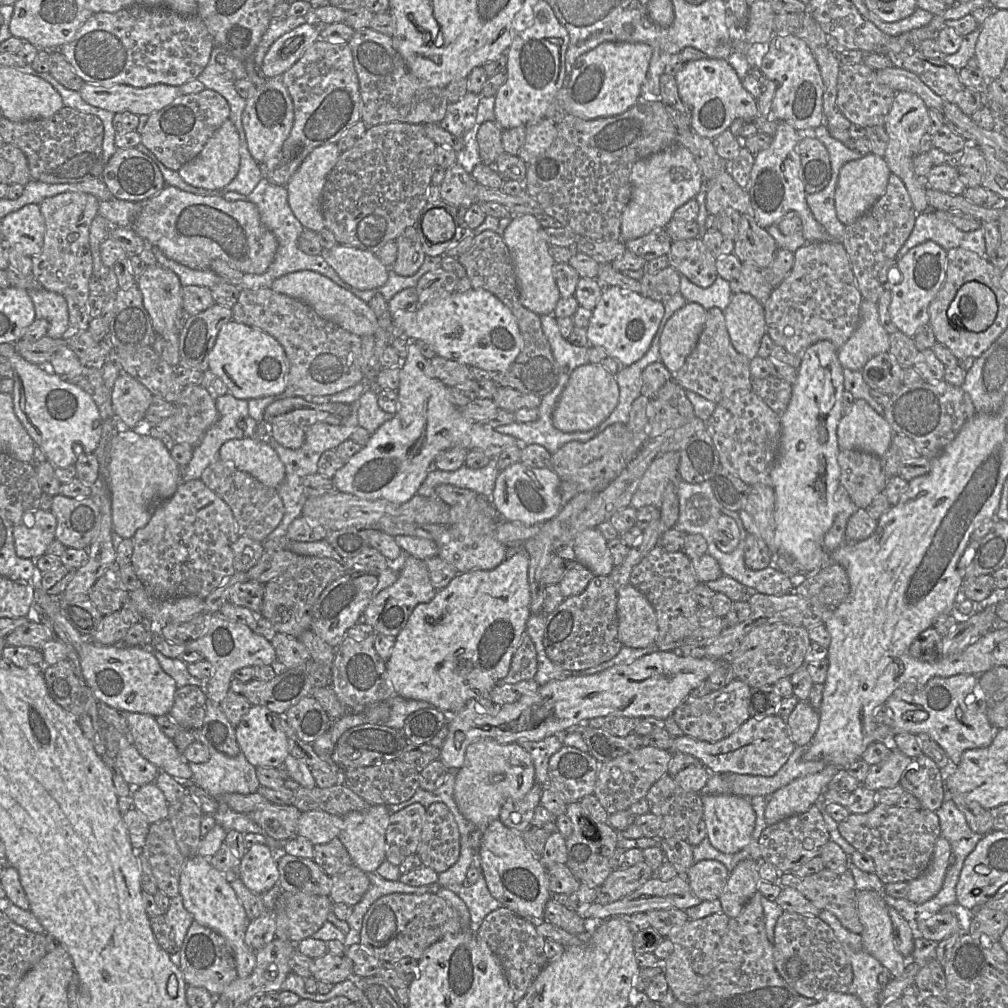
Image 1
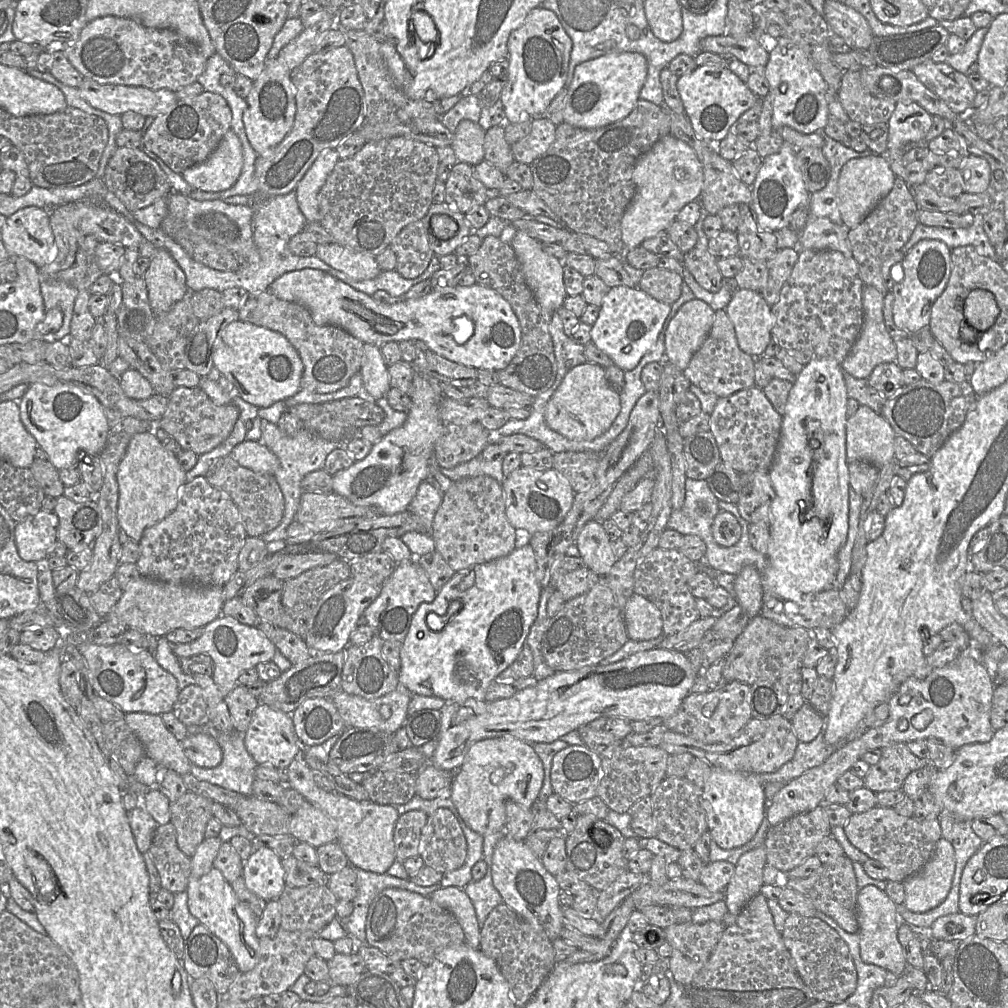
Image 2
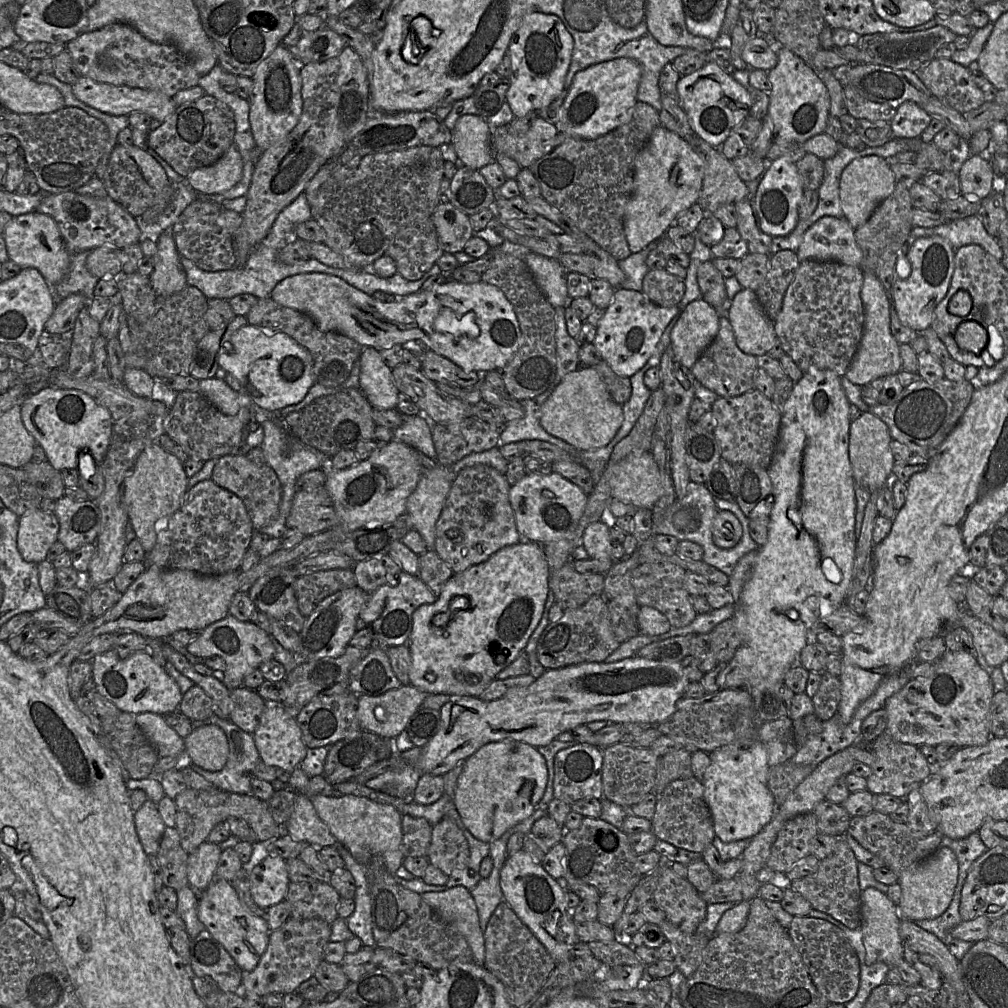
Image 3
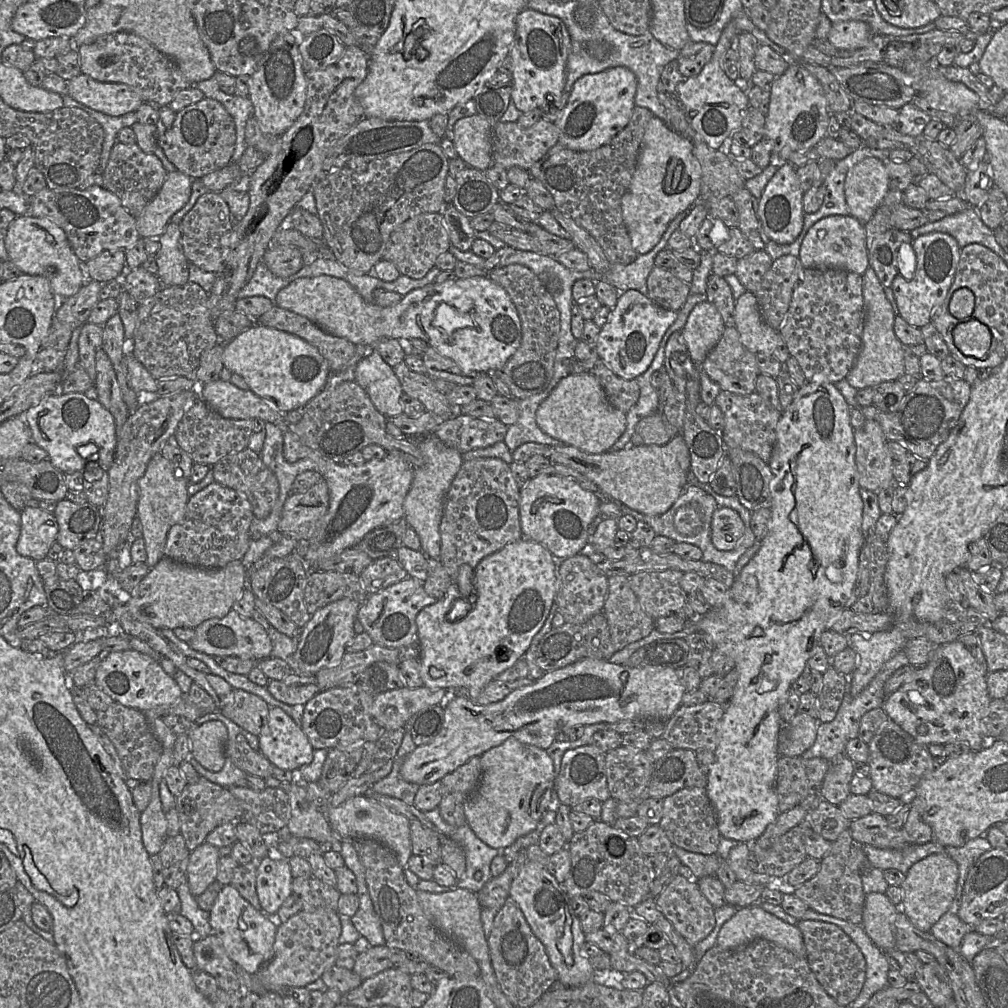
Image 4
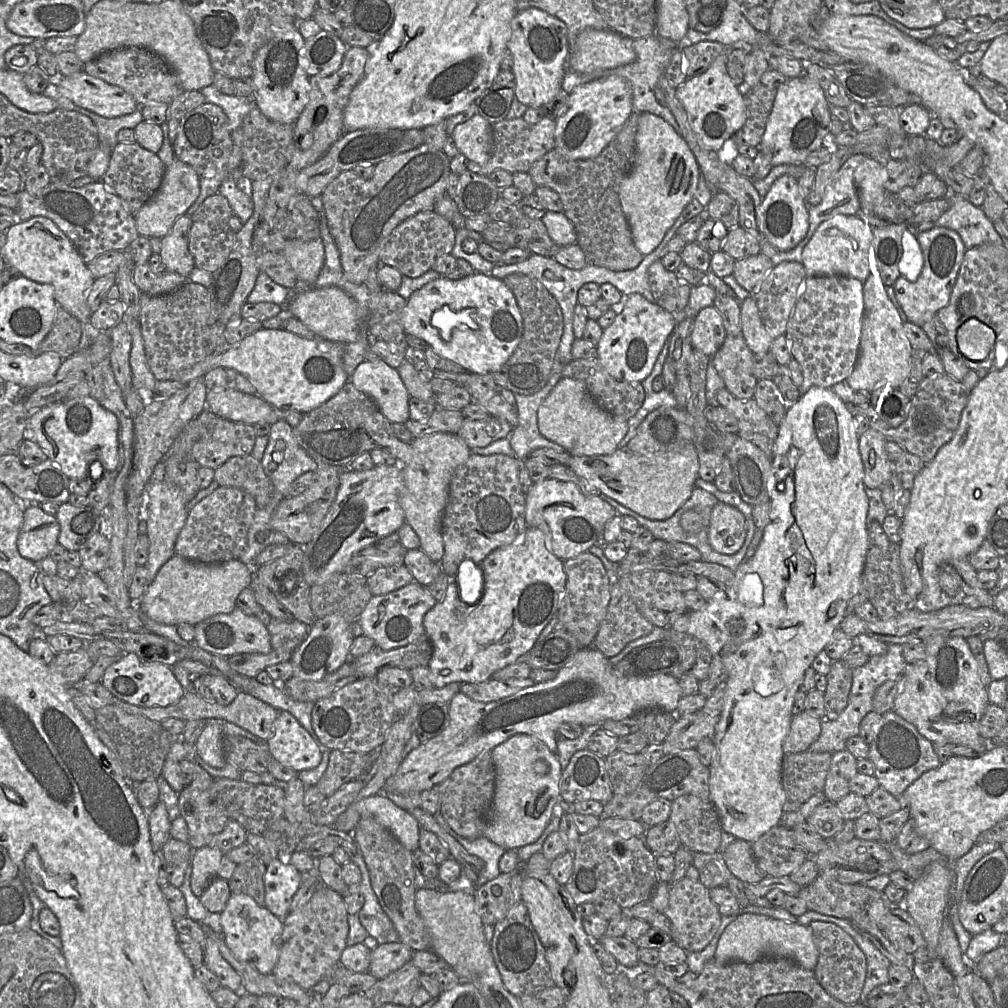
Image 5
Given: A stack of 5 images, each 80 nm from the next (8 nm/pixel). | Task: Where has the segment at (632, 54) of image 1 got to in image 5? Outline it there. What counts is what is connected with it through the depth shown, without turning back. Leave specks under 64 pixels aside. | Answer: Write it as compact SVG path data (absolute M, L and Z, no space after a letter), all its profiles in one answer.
M607 75L576 86L569 93L564 113L556 120L554 149L569 160L594 158L617 136L632 112L632 88L628 80L624 77Z

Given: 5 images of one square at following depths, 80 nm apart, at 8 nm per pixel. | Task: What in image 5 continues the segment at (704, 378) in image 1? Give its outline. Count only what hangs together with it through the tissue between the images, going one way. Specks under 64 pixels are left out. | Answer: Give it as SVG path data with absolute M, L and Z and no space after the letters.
M726 335L712 364L723 379L725 388L741 400L754 398L758 380L753 374L754 353L747 346L743 335Z

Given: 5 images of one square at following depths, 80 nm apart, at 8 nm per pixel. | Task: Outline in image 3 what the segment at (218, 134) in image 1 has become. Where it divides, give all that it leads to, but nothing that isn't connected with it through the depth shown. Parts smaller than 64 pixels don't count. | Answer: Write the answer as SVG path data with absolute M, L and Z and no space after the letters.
M235 144L213 164L188 174L190 187L201 194L220 194L233 188L242 179L243 160Z

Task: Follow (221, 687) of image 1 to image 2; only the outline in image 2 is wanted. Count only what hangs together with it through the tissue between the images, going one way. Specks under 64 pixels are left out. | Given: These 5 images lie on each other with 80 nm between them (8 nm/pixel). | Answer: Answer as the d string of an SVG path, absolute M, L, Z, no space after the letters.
M220 615L204 627L203 634L190 643L173 644L173 653L178 658L190 658L207 654L213 660L212 678L223 696L227 696L238 684L238 678L245 670L255 668L257 664L273 660L276 647L255 626L240 623L228 615Z

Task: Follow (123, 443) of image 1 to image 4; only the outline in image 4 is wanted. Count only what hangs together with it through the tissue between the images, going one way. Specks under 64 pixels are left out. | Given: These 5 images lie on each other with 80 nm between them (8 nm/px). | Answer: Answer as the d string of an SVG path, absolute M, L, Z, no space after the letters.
M157 453L139 480L138 489L137 517L143 528L142 538L147 552L146 565L152 569L165 556L164 549L169 530L184 518L188 501L188 482L176 477L173 465L161 453Z

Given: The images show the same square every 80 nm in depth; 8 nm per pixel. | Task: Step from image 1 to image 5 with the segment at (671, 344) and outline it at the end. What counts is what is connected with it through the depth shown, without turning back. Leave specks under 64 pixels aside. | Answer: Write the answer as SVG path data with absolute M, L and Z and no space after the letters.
M714 306L702 308L694 317L691 342L693 348L712 357L723 344L727 333L723 320Z

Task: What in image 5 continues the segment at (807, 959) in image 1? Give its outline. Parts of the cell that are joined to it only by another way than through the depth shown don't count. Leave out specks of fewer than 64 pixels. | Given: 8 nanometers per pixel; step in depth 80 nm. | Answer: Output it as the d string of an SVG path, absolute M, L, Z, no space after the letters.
M813 921L809 924L818 949L814 974L819 984L835 999L844 1004L859 1002L866 979L866 956L855 941L839 926L831 922Z

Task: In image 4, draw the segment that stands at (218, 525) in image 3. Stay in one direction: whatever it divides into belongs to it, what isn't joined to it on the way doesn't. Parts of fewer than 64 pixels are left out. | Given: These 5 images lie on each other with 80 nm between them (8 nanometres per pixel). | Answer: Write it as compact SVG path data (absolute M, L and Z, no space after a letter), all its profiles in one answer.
M213 482L188 498L183 520L168 532L164 557L208 569L242 560L249 548L249 529L254 518L251 504L243 494Z

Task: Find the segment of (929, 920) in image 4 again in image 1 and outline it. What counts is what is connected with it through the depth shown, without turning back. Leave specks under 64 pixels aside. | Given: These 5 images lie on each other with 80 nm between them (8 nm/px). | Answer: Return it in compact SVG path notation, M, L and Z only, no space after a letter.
M940 836L928 869L921 876L909 882L907 899L913 903L922 904L933 898L942 888L950 867L950 857L950 843Z

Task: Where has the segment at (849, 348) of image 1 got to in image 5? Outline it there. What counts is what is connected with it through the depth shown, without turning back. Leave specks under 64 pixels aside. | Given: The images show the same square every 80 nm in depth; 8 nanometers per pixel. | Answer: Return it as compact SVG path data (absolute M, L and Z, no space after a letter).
M874 258L873 272L863 283L864 317L860 353L852 373L846 379L854 391L871 393L877 387L899 388L909 378L912 346L904 333L900 315L888 298L885 287Z

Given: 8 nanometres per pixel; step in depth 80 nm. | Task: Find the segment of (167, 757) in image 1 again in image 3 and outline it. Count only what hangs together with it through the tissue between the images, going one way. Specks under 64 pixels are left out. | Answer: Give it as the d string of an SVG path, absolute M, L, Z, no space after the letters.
M142 712L136 715L136 722L159 758L184 754L184 738L166 724L162 715Z

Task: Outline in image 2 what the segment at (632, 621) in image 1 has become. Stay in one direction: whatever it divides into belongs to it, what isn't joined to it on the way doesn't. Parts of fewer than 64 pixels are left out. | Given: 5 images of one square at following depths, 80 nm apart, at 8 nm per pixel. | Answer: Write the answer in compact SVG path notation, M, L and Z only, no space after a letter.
M633 593L623 609L628 638L652 640L663 634L663 621L657 607L645 597Z

